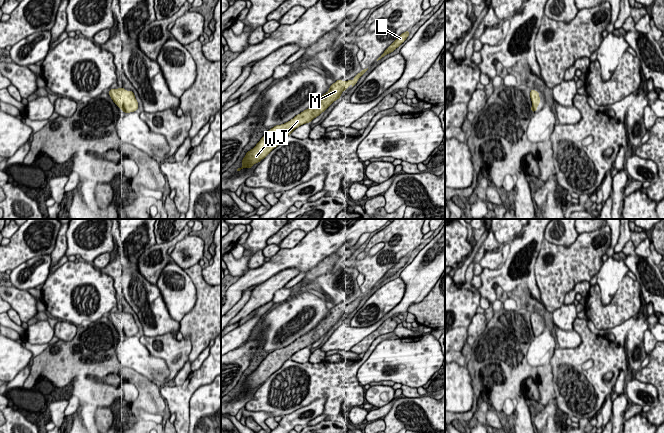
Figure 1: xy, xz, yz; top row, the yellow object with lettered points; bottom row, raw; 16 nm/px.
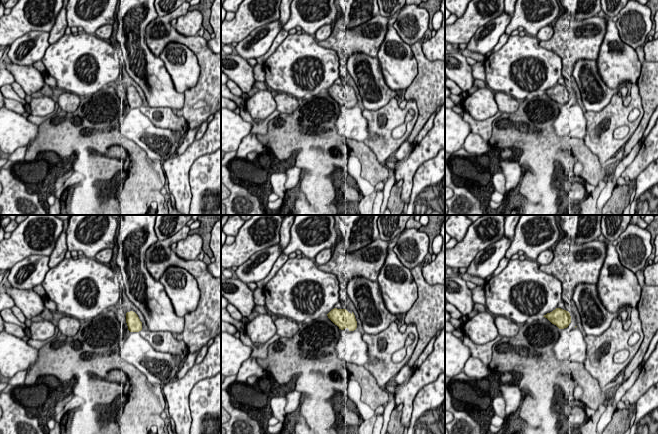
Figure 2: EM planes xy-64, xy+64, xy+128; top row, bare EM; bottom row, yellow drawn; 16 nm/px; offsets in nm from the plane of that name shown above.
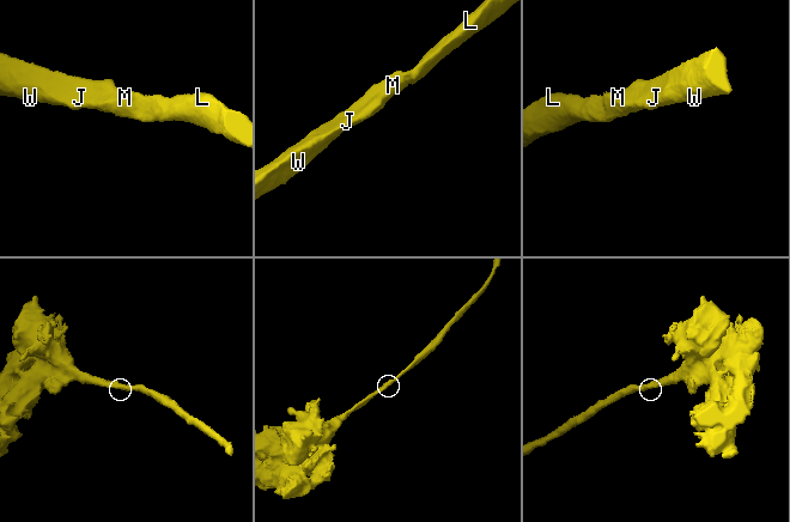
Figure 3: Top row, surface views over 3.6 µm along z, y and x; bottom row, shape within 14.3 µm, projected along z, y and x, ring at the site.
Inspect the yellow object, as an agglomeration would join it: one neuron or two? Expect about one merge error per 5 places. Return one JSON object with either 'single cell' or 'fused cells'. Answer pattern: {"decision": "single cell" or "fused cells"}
{"decision": "single cell"}

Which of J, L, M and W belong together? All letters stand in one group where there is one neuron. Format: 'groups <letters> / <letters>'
groups J L M W

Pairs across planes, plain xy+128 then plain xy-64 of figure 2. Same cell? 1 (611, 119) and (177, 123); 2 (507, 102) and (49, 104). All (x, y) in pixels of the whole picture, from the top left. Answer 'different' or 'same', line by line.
1: same
2: different

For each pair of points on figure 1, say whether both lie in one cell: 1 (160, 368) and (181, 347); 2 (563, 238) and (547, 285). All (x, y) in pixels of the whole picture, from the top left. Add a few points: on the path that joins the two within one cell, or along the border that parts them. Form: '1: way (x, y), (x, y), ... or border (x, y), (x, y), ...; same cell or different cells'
1: border (147, 348), (151, 355), (165, 362), (168, 375); different cells
2: border (578, 234), (568, 246), (551, 244), (544, 238); different cells

